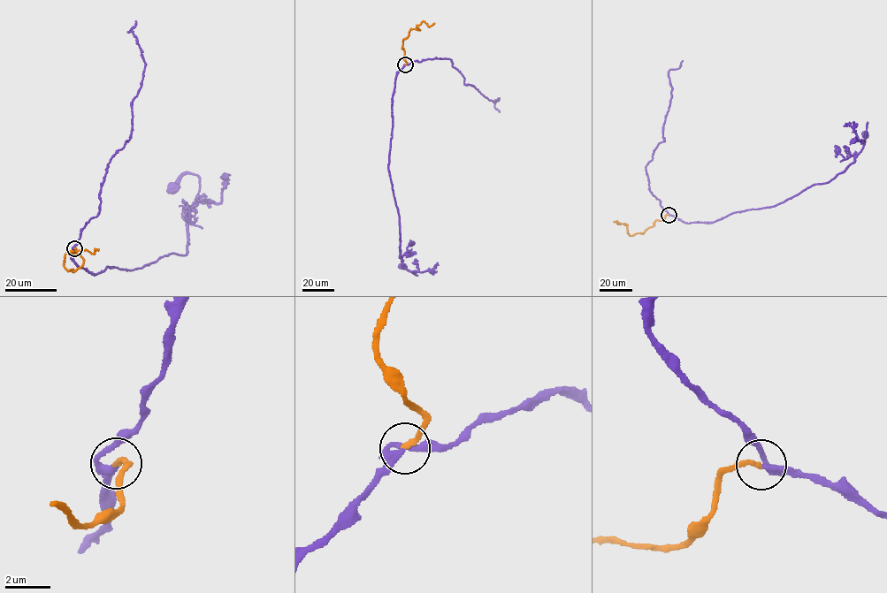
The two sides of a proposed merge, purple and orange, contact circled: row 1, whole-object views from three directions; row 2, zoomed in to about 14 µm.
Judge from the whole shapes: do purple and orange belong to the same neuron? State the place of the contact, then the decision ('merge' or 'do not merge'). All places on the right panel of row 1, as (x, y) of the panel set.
at (669, 215); merge

